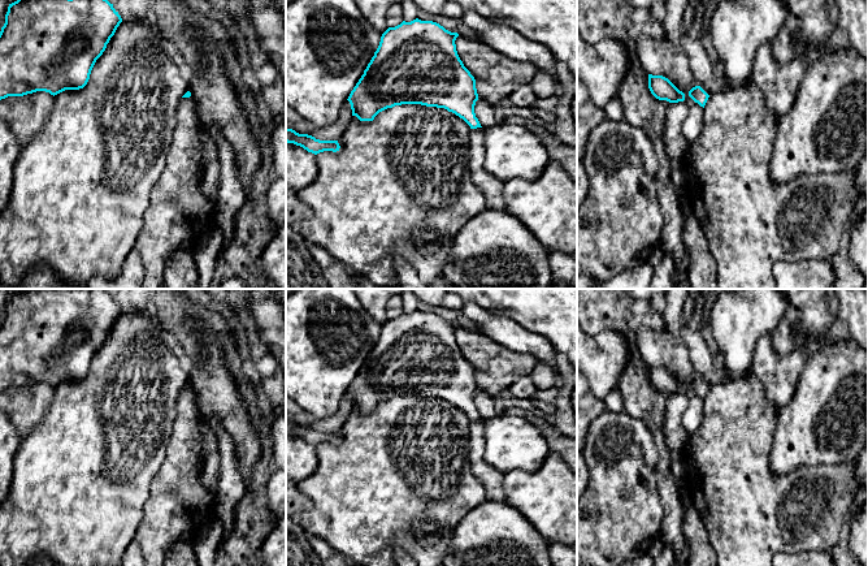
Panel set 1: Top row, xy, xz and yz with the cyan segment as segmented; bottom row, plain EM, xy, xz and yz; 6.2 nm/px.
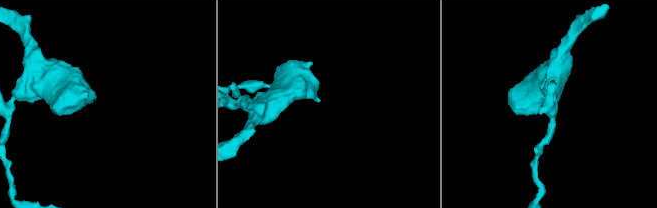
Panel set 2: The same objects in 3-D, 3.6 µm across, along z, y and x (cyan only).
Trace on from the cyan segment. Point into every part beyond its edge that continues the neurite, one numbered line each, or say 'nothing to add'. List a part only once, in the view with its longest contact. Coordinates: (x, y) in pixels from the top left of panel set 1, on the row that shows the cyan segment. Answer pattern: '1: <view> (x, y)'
nothing to add

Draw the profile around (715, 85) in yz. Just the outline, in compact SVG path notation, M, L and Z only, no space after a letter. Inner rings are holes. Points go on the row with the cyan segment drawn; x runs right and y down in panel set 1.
M712 60L712 74L700 86L709 96L716 94L725 94L729 90L725 86L724 64L719 60Z

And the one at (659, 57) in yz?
M641 35L638 38L638 57L647 74L668 78L685 94L683 103L689 108L689 115L682 126L682 138L689 150L703 131L704 108L689 96L689 91L698 86L698 83L690 69L687 56L667 38L657 40L647 35Z

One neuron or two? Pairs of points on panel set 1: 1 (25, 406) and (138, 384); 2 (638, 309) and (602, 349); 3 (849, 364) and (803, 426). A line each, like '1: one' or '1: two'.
1: two
2: two
3: one

